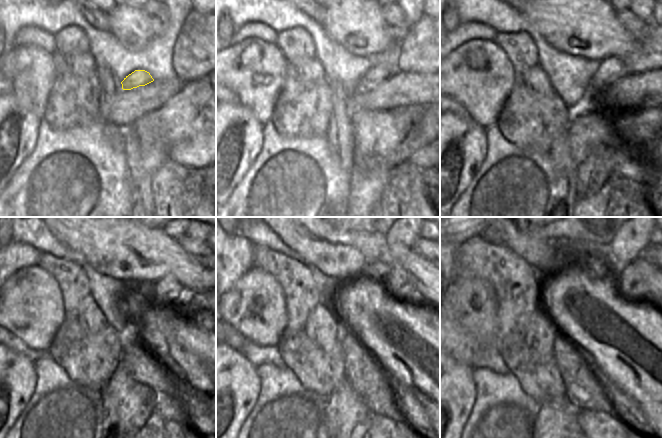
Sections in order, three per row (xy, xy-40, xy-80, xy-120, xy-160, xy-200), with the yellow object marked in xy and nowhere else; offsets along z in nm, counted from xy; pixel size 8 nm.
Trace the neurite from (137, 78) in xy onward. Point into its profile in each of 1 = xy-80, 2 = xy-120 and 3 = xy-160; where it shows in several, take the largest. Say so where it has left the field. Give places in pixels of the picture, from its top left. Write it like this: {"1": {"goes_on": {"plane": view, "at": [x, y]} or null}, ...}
{"1": {"goes_on": {"plane": "xy-80", "at": [611, 68]}}, "2": {"goes_on": {"plane": "xy-120", "at": [169, 289]}}, "3": {"goes_on": {"plane": "xy-160", "at": [399, 284]}}}

